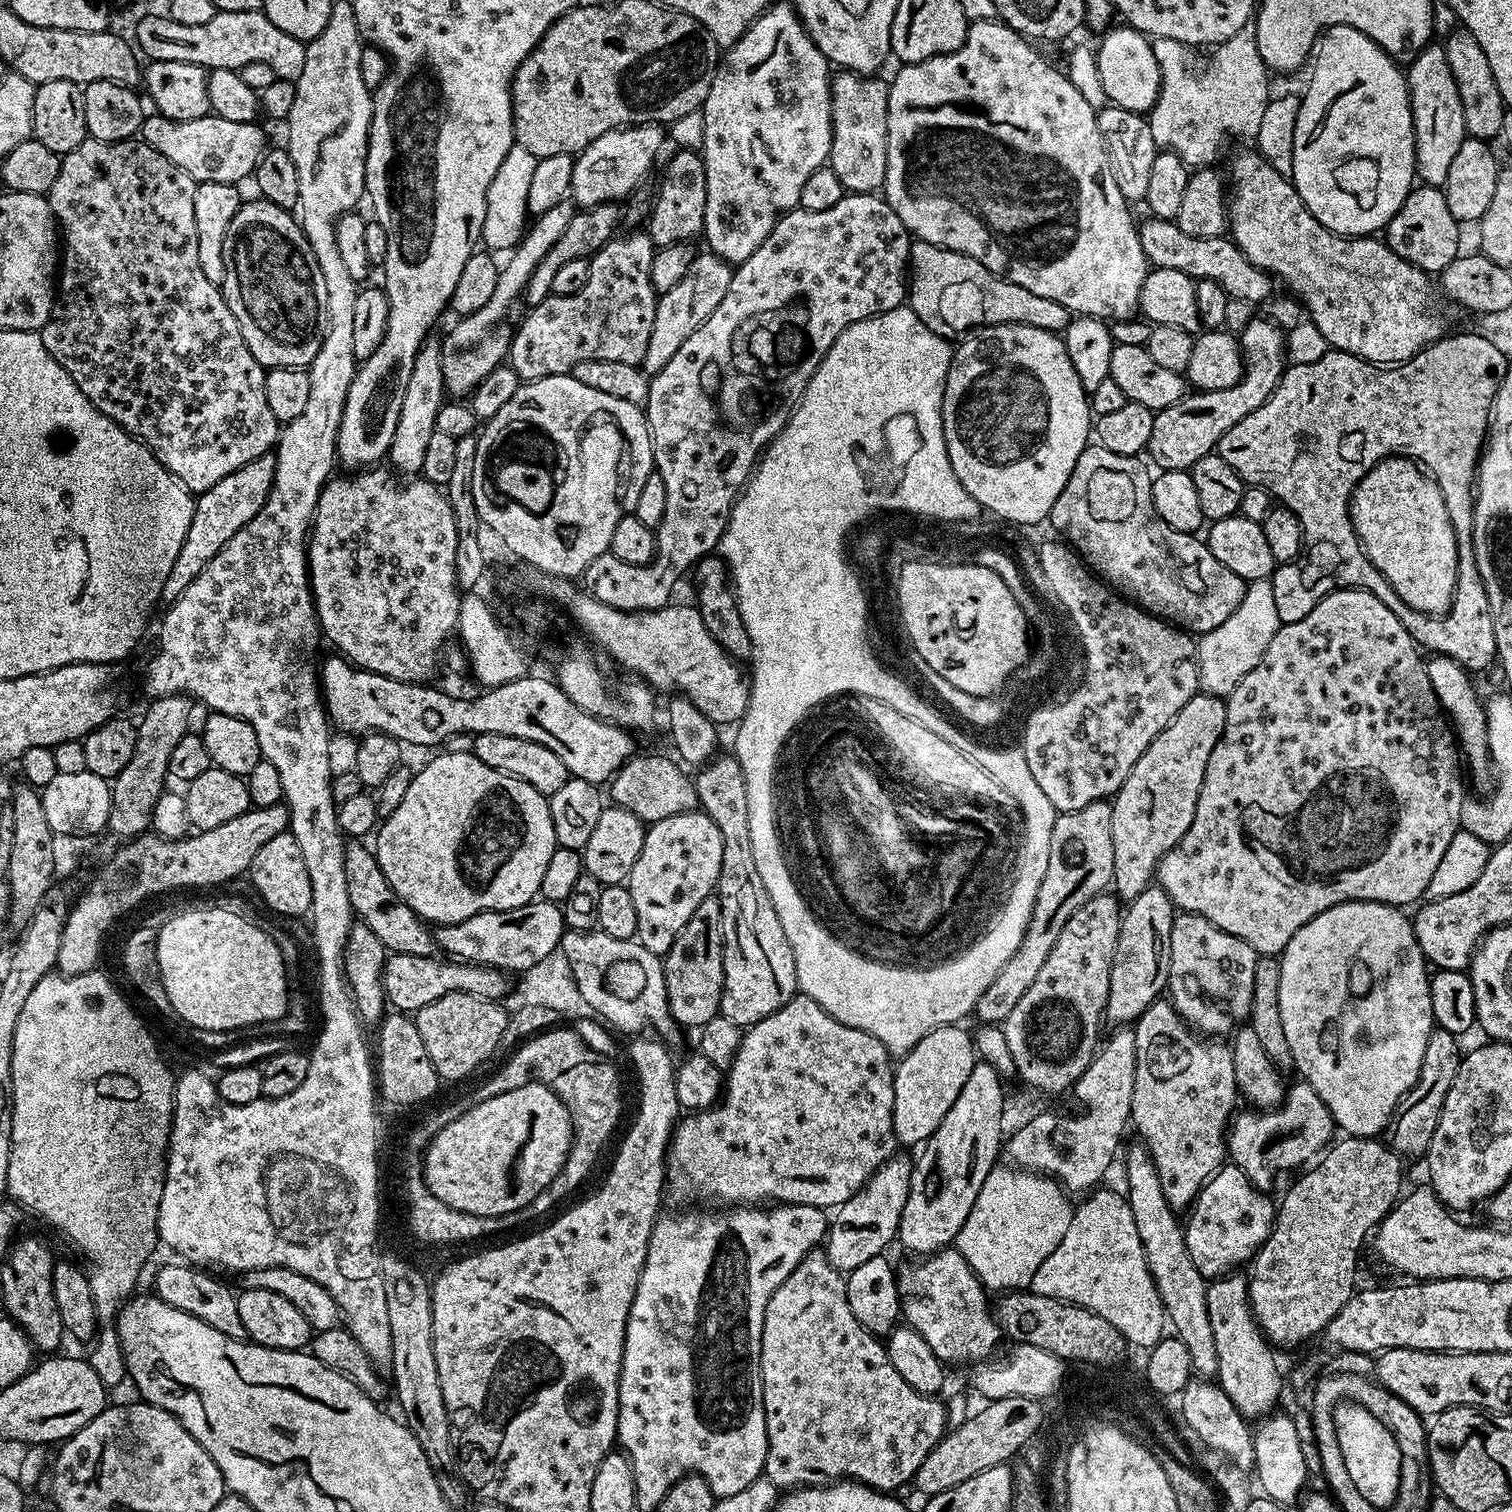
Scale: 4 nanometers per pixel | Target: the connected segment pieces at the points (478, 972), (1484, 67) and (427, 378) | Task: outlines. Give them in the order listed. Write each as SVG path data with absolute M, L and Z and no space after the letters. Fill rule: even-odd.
M392 954L384 961L384 998L397 1013L414 1014L430 1002L438 1002L451 992L465 992L481 996L483 1000L501 999L505 973L499 968L485 968L482 964L469 964L455 958L437 958L418 954ZM444 959L444 960L440 960Z
M1463 26L1451 32L1443 41L1443 45L1446 50L1446 62L1450 62L1450 70L1454 74L1454 82L1458 82L1458 98L1462 98L1465 133L1479 140L1494 139L1504 130L1506 109L1502 94L1498 90L1498 82L1494 82L1494 70L1490 70L1486 50L1478 46L1478 38L1474 38L1474 34L1470 34Z
M429 338L418 350L418 358L414 358L410 386L406 386L406 398L402 400L402 414L398 416L398 430L394 430L394 442L387 455L391 467L408 478L415 477L422 470L422 458L426 454L426 446L430 443L430 434L437 432L436 418L440 408L446 403L440 346L439 339Z

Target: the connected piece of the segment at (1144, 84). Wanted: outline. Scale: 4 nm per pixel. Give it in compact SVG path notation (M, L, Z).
M1109 27L1099 37L1100 48L1095 49L1102 90L1106 90L1109 101L1115 107L1147 114L1152 111L1160 93L1160 67L1158 58L1154 58L1152 40L1135 28L1116 27Z

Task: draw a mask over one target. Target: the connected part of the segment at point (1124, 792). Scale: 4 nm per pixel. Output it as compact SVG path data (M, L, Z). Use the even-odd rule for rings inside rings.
M1198 694L1178 710L1178 714L1150 742L1146 754L1134 762L1134 770L1122 782L1122 786L1111 797L1112 837L1114 838L1114 870L1111 887L1121 901L1127 902L1138 898L1142 890L1153 883L1158 862L1174 847L1190 830L1190 822L1194 822L1194 814L1198 806L1198 794L1202 790L1202 778L1206 778L1206 762L1210 762L1210 754L1214 746L1218 746L1218 738L1222 738L1222 730L1226 726L1226 703L1221 697Z

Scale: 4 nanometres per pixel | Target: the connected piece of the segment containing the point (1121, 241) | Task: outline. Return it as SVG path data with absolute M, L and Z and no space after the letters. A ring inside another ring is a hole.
M999 19L994 20L978 20L968 25L968 37L966 42L958 50L954 50L945 56L935 56L929 60L923 60L917 64L904 64L901 72L896 77L891 77L888 85L888 117L886 118L886 178L882 195L888 204L894 210L894 214L898 214L898 218L902 218L902 222L908 227L909 233L916 240L925 240L939 248L946 250L954 250L958 254L966 254L970 258L974 258L974 262L982 262L982 266L986 266L986 270L990 270L996 276L1001 276L1004 280L1014 282L1024 289L1030 290L1030 294L1038 294L1041 302L1058 302L1062 306L1066 306L1069 314L1076 316L1093 316L1105 322L1115 322L1117 320L1131 320L1140 311L1140 295L1142 294L1142 282L1148 277L1150 265L1148 259L1142 254L1142 242L1138 231L1137 221L1132 221L1132 212L1130 202L1122 194L1122 190L1118 190L1118 182L1114 182L1114 174L1112 173L1112 162L1108 159L1108 150L1104 147L1104 139L1098 130L1098 122L1096 121L1097 109L1090 106L1090 102L1086 102L1086 98L1082 98L1082 94L1078 94L1078 90L1074 90L1074 82L1070 82L1070 78L1063 71L1060 72L1047 60L1044 56L1039 56L1033 45L1029 43L1020 33L1008 27L1007 24Z

